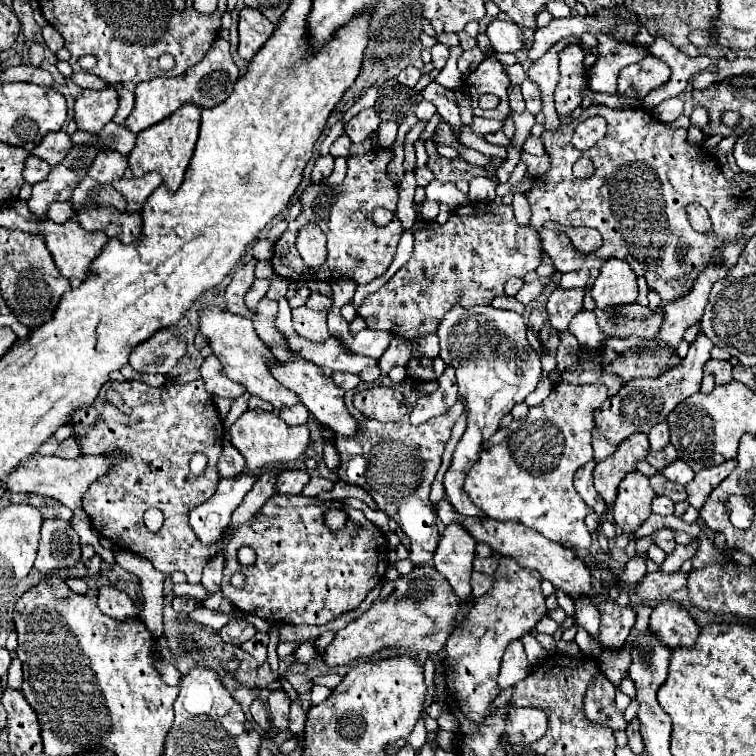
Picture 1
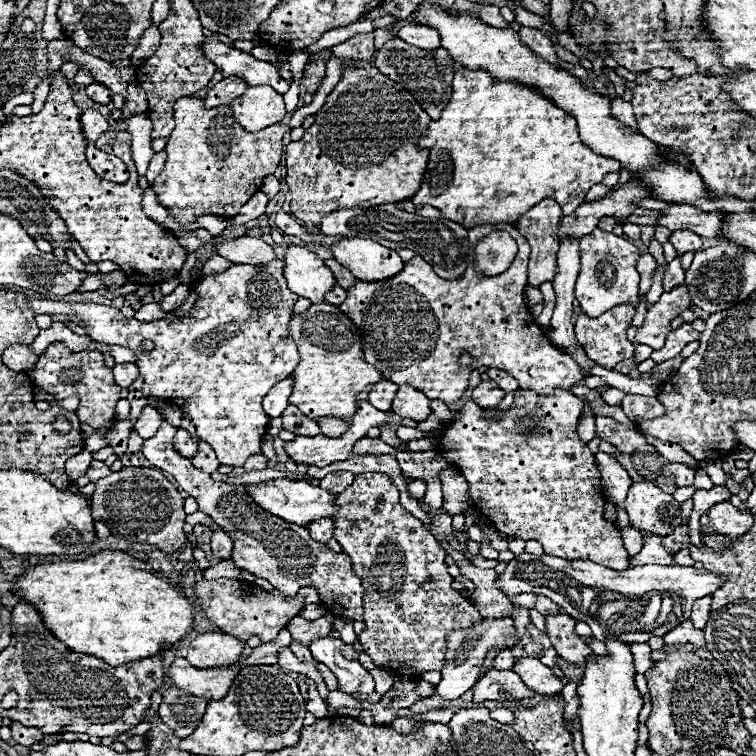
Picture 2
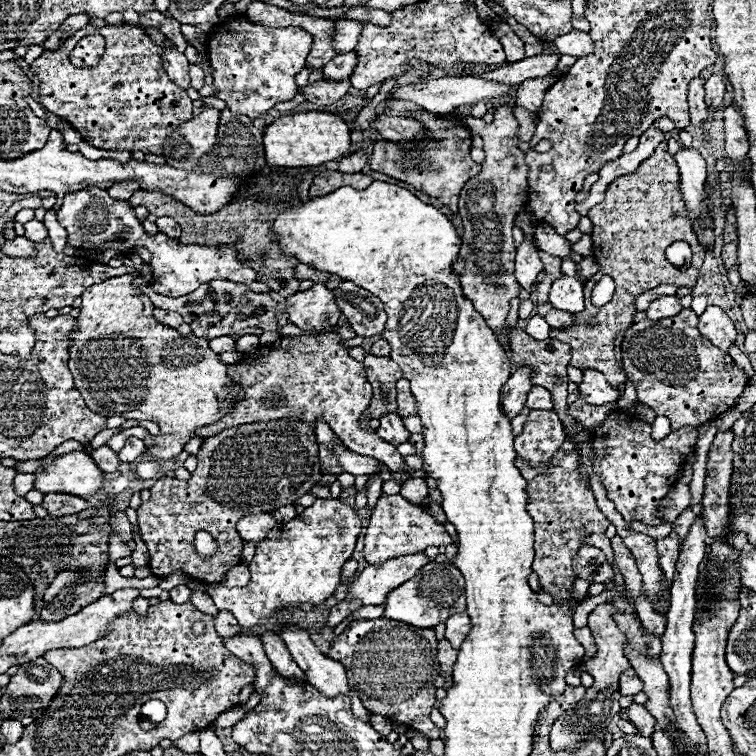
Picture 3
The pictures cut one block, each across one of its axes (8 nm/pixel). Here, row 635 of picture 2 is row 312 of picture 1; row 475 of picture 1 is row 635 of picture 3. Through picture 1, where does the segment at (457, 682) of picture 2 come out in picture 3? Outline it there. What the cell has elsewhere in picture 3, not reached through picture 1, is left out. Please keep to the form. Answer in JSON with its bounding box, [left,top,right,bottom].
[444,612,472,644]

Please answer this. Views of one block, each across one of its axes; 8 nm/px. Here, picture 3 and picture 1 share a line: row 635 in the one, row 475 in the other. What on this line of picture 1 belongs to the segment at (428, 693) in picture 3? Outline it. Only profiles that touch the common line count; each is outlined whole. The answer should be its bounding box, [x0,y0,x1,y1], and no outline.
[336,400,464,566]

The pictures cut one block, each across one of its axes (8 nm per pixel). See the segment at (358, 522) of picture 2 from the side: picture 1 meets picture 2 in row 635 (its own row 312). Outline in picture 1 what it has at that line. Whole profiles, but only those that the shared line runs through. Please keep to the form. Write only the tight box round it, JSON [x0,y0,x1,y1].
[360,202,542,338]

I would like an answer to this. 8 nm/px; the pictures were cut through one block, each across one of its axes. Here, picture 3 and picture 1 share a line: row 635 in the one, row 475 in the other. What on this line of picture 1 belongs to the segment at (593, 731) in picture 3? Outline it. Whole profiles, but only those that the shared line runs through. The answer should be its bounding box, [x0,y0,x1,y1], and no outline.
[594,434,650,508]

